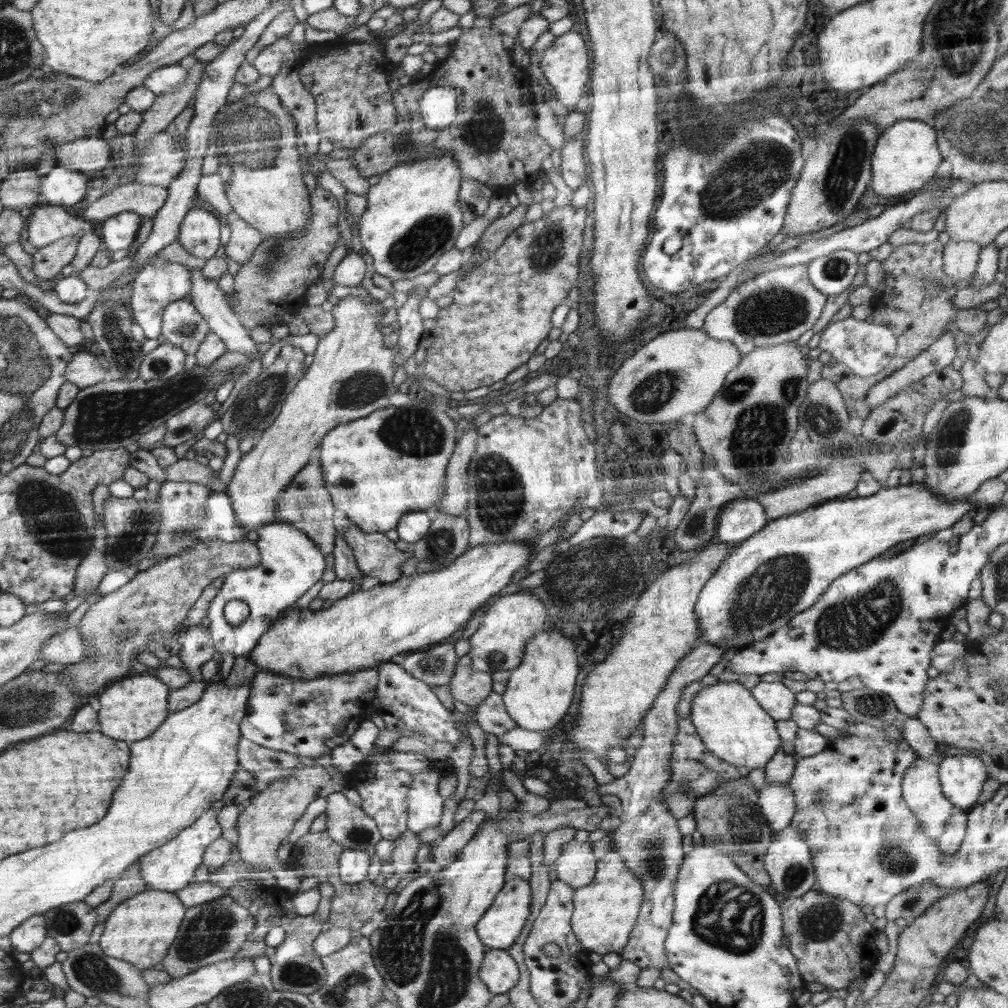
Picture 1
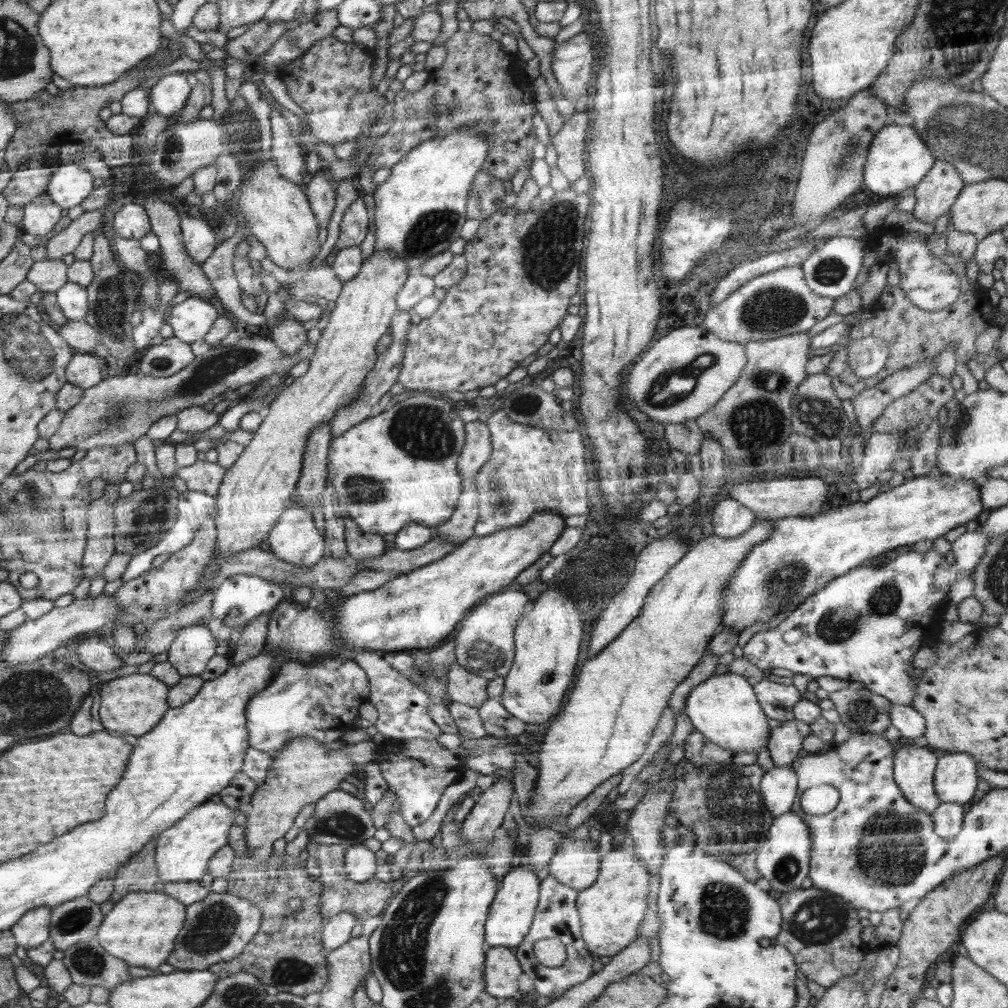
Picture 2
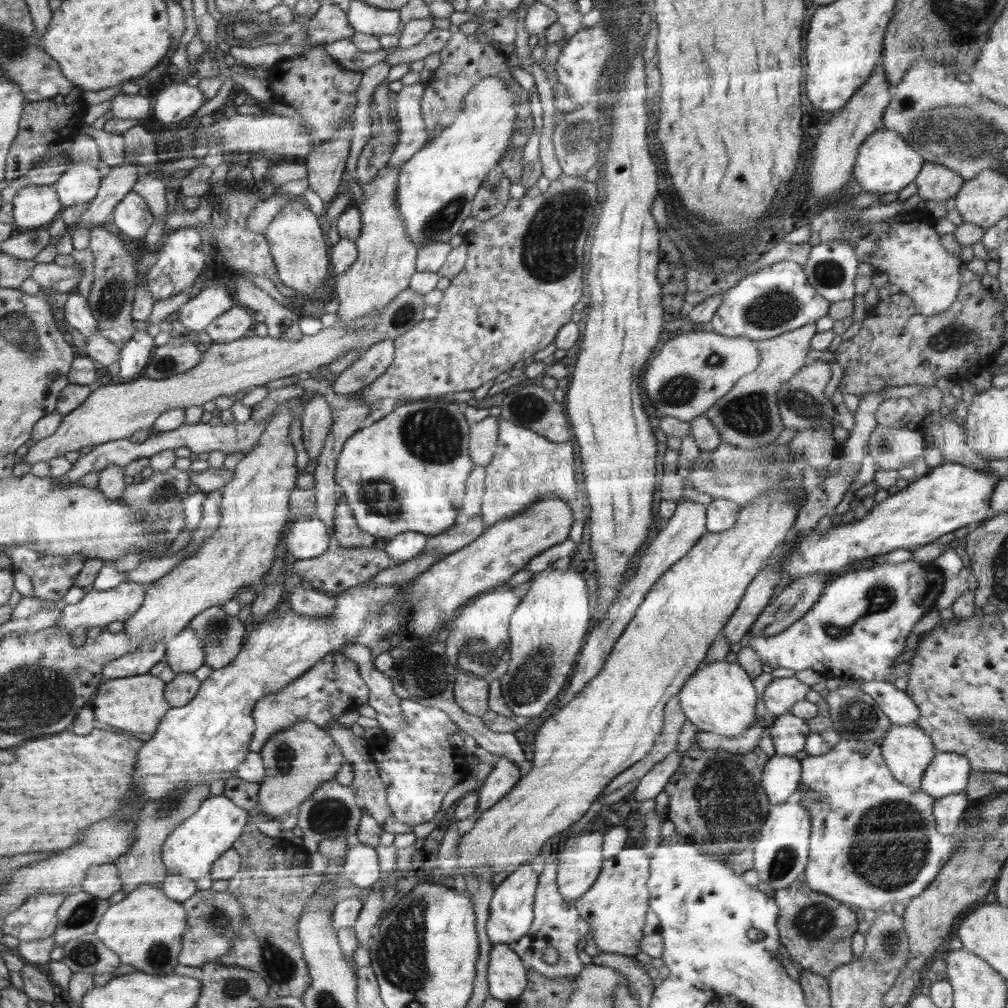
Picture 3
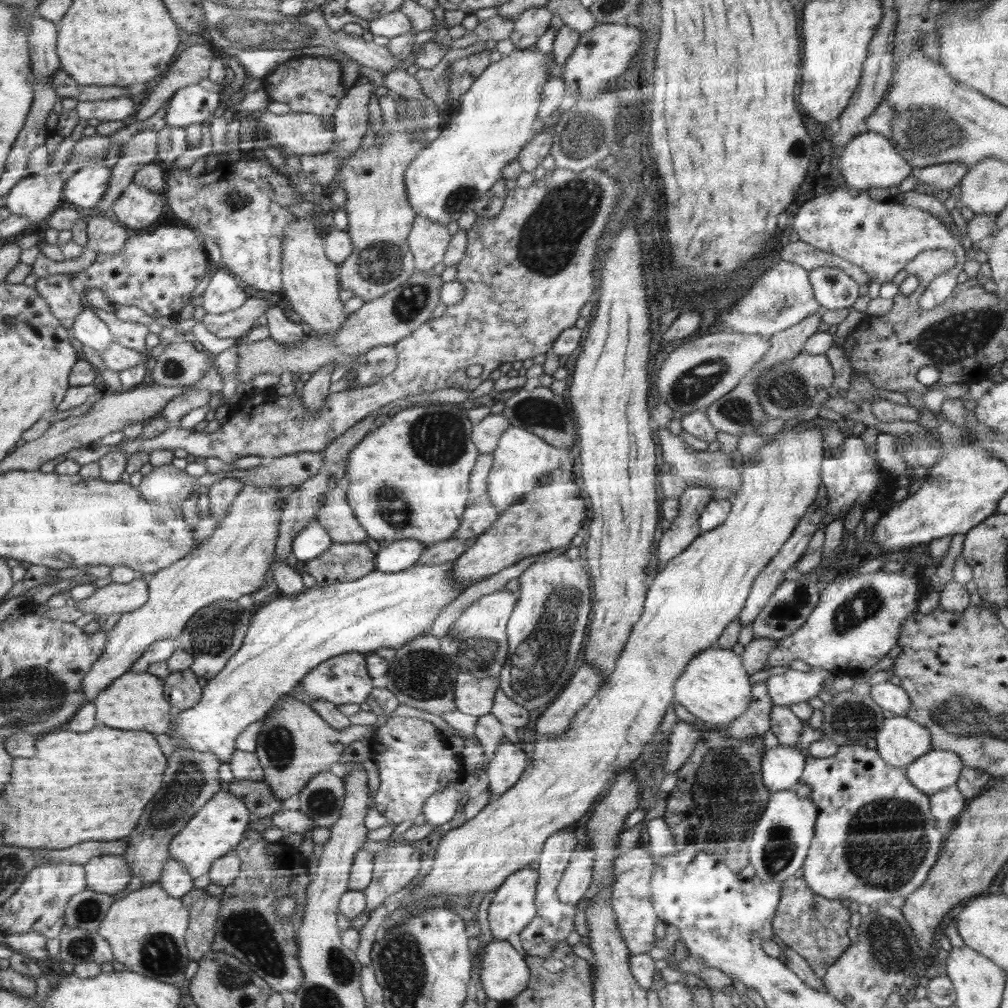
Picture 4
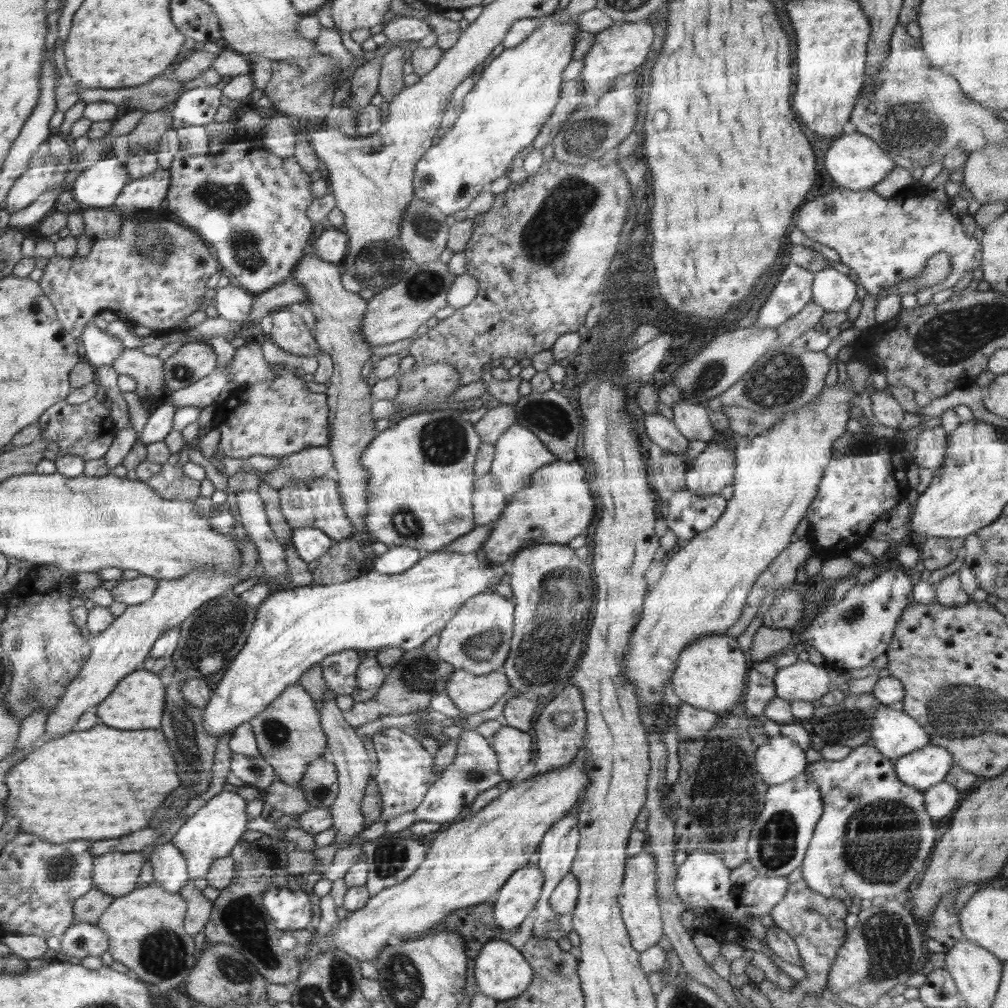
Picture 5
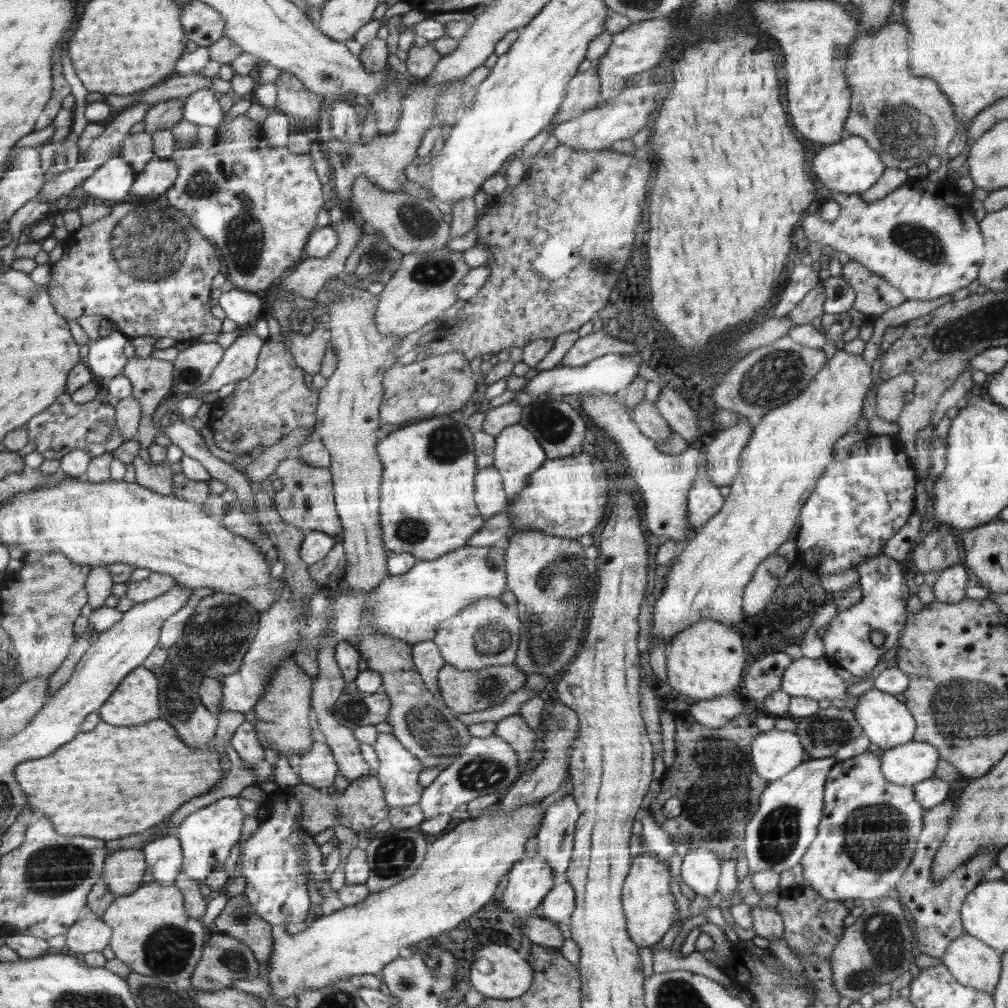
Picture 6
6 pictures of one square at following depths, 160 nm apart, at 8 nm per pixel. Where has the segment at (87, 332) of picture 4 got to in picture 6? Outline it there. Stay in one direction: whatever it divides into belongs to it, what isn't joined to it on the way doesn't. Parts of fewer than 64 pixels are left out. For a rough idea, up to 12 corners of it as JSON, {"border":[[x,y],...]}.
{"border":[[112,330],[89,342],[84,362],[96,380],[123,374],[130,337]]}

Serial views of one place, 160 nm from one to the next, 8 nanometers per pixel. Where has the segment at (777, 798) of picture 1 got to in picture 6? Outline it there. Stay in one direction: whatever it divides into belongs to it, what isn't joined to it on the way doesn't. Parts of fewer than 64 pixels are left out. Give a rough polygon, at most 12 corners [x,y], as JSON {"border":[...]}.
{"border":[[795,731],[760,732],[755,772],[770,783],[802,764]]}

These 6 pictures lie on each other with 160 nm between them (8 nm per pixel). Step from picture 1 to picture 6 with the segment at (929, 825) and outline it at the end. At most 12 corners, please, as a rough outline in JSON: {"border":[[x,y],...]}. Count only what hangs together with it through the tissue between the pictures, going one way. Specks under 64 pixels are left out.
{"border":[[873,688],[853,709],[880,752],[914,741],[904,702]]}

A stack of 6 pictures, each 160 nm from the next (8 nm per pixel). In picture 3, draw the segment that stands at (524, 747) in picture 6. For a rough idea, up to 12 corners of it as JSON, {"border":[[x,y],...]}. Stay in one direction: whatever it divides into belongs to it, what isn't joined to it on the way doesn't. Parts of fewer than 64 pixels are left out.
{"border":[[506,758],[478,790],[476,815],[508,796],[521,777]]}

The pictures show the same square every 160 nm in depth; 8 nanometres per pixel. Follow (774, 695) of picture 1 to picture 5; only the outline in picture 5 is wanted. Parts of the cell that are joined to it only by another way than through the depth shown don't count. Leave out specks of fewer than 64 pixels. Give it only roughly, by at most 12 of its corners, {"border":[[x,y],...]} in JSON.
{"border":[[811,660],[777,671],[777,698],[815,701],[834,688]]}

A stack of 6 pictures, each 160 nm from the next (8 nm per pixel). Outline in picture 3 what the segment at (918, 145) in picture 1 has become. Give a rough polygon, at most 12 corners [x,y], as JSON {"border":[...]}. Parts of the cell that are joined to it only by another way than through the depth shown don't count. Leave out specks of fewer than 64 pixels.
{"border":[[879,128],[858,149],[865,192],[900,192],[925,162],[896,131]]}

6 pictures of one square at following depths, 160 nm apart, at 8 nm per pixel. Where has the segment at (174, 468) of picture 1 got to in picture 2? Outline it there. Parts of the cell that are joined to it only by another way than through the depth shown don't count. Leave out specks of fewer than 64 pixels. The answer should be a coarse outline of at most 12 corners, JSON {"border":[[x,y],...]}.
{"border":[[198,459],[175,476],[188,491],[215,497],[226,471]]}

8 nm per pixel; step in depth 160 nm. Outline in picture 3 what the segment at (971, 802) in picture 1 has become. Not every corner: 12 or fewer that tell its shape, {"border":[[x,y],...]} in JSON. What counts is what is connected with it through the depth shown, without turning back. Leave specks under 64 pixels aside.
{"border":[[942,753],[921,778],[933,798],[964,793],[970,761]]}

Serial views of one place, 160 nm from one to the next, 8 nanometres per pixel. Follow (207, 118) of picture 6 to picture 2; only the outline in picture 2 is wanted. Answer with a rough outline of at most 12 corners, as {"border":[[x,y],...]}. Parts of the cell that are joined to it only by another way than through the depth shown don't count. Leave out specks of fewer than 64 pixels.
{"border":[[186,72],[161,74],[149,85],[158,114],[174,117],[191,93]]}

